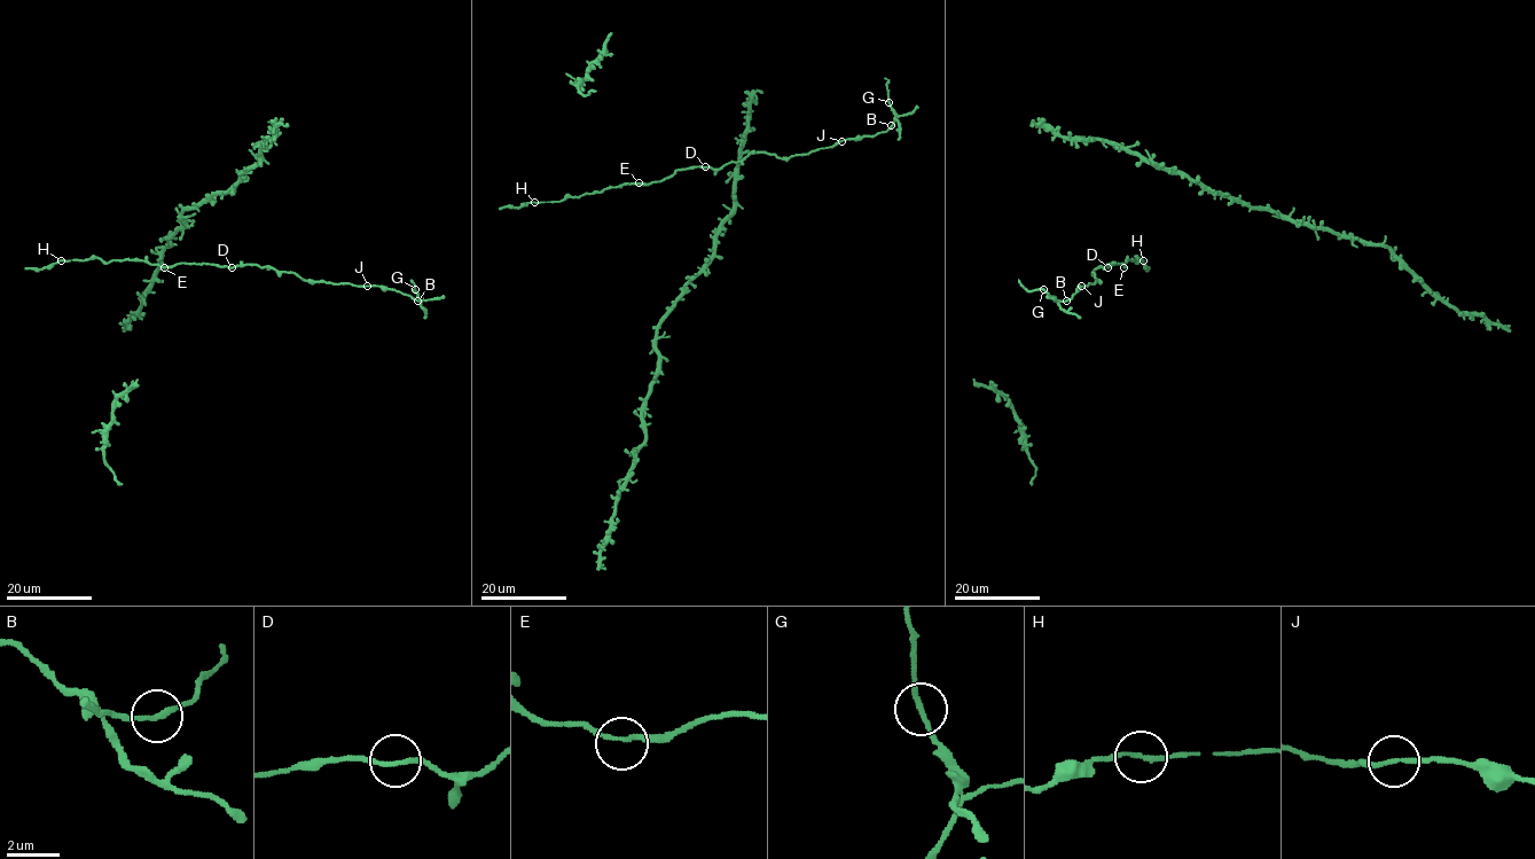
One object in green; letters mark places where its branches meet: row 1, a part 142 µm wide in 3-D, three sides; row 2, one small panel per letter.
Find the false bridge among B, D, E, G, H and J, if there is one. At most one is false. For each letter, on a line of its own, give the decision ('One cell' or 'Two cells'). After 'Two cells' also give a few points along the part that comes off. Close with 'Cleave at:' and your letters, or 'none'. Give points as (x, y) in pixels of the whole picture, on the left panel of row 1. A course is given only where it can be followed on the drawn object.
B: One cell
D: One cell
E: One cell
G: One cell
H: One cell
J: One cell
Cleave at: none

